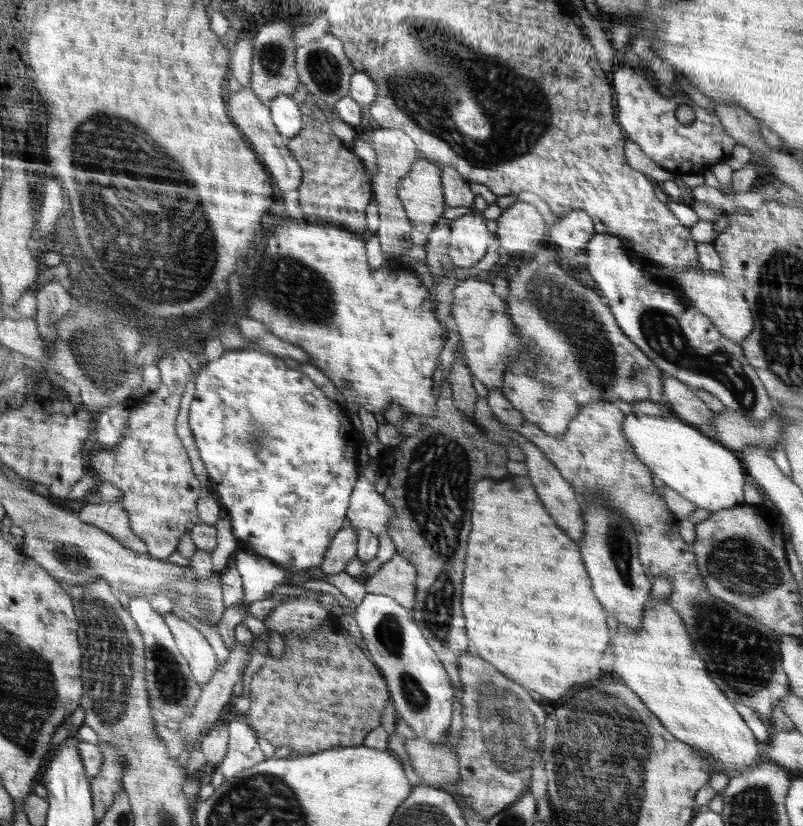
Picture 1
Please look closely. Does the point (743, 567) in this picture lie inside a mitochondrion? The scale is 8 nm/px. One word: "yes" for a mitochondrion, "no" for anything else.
yes

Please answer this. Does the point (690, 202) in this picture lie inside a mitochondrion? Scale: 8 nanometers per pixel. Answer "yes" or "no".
no

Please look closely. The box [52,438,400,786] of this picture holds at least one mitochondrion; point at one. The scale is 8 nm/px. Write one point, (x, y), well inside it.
(108, 649)

